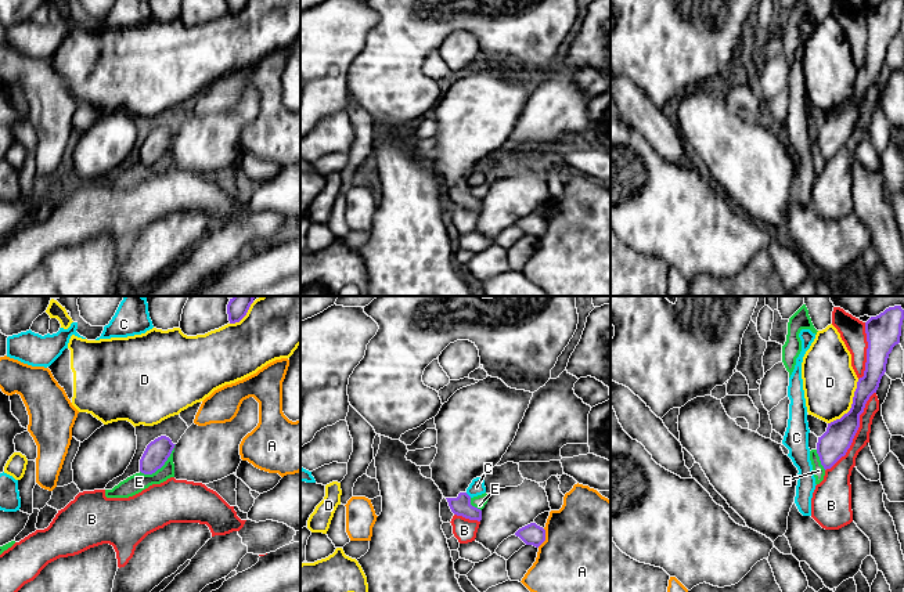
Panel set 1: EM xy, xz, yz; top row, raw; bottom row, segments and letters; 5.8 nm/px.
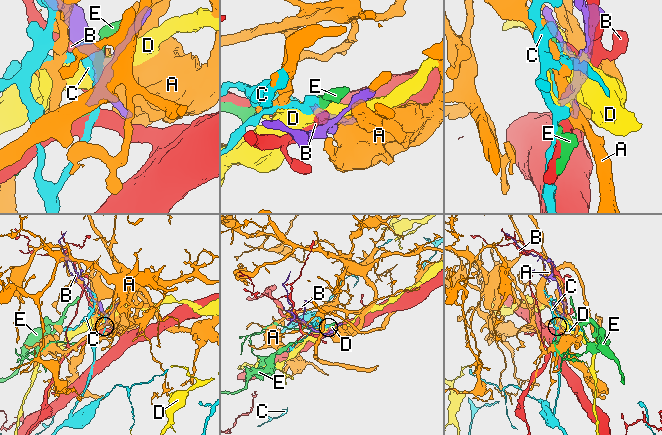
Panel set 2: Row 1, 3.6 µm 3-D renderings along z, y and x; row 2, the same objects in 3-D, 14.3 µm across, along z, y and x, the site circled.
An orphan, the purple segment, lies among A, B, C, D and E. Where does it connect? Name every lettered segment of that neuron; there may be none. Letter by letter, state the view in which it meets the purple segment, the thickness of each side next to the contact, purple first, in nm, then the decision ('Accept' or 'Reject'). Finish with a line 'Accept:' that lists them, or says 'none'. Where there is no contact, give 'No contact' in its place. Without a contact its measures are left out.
A: Touches purple in xz. Thickness 130 nm (purple) against 500 nm. Reject
B: Touches purple in yz. Thickness 170 nm (purple) against 120 nm. Reject
C: Touches purple in xz. Thickness 110 nm (purple) against 90 nm. Reject
D: Touches purple in yz. Thickness 170 nm (purple) against 300 nm. Reject
E: Touches purple in xy. Thickness 140 nm (purple) against 110 nm. Reject
Accept: none

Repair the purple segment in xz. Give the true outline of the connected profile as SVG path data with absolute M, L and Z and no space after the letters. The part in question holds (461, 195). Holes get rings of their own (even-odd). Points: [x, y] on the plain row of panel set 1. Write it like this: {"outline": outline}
{"outline": "M487 65L457 80L435 107L437 144L429 155L432 170L451 202L482 210L467 178L494 158L514 131L533 83L508 77Z"}

